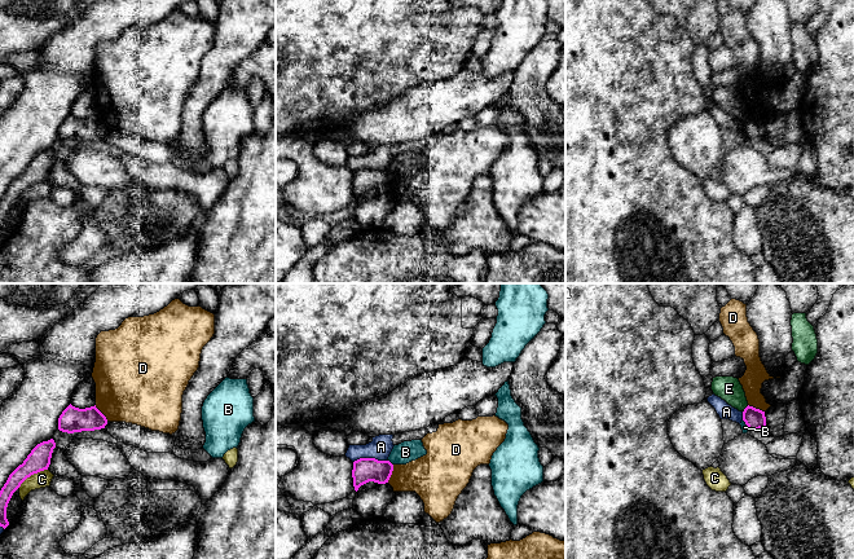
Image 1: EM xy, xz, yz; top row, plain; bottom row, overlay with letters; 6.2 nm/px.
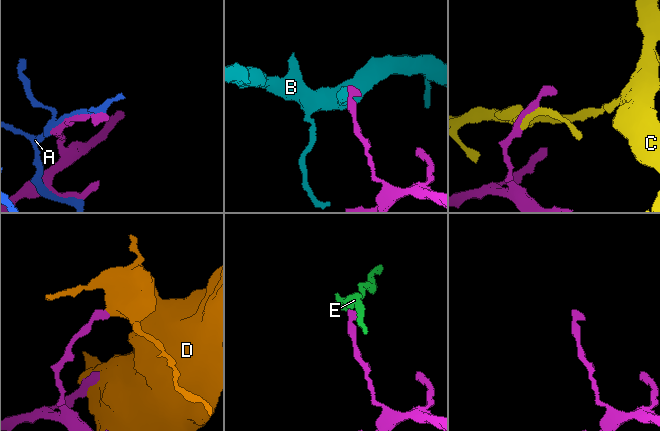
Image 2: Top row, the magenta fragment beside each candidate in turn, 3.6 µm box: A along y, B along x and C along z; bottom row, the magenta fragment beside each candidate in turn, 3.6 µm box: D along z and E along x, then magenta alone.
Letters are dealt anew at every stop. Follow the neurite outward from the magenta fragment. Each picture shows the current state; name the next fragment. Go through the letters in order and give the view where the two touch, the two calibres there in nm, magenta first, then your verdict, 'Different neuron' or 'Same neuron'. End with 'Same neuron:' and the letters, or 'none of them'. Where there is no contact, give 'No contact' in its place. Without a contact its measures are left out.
A: Touches magenta in xz. Thickness 150 nm (magenta) against 140 nm. Different neuron
B: Touches magenta in xz. Thickness 150 nm (magenta) against 130 nm. Different neuron
C: Touches magenta in xy. Thickness 140 nm (magenta) against 100 nm. Different neuron
D: Touches magenta in xz. Thickness 150 nm (magenta) against 280 nm. Different neuron
E: Touches magenta in yz. Thickness 130 nm (magenta) against 160 nm. Different neuron
Same neuron: none of them

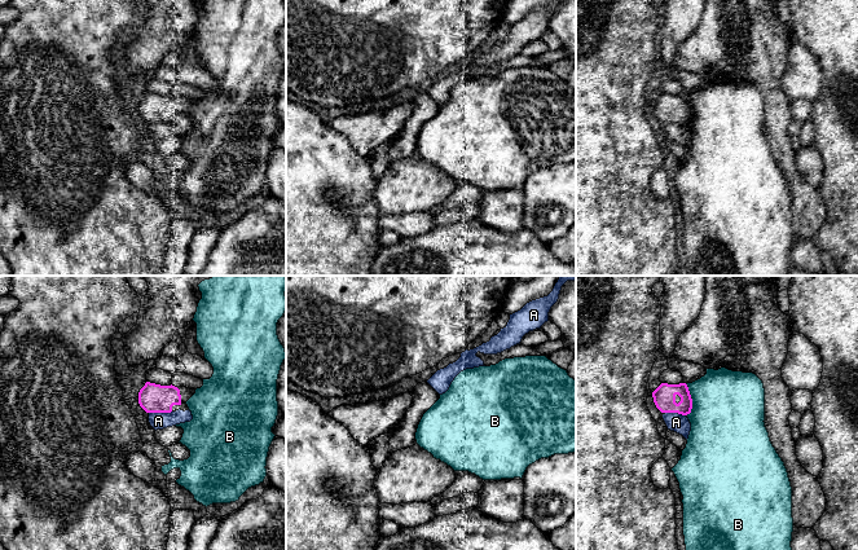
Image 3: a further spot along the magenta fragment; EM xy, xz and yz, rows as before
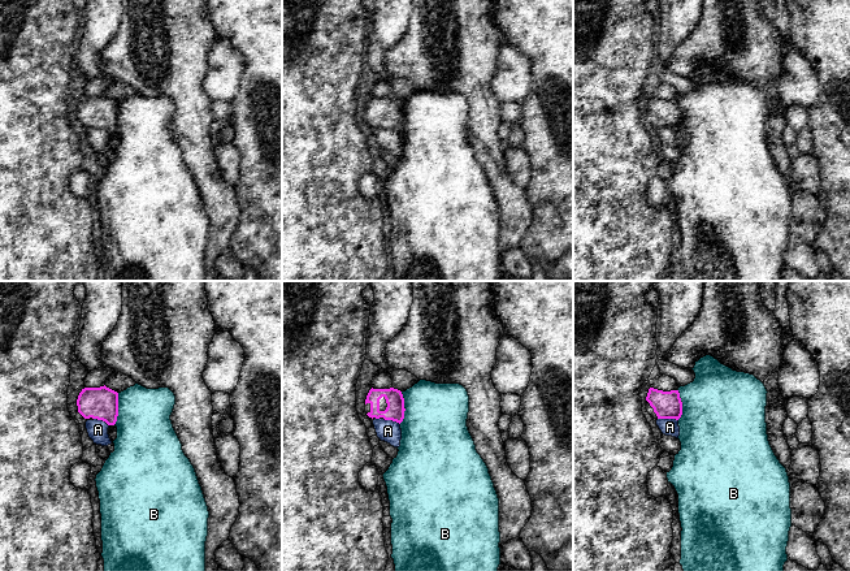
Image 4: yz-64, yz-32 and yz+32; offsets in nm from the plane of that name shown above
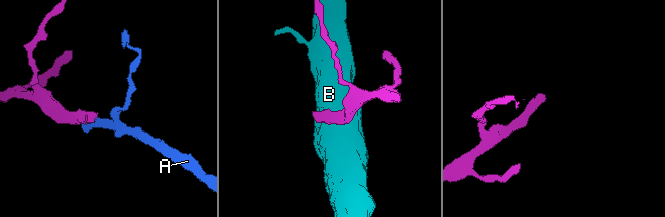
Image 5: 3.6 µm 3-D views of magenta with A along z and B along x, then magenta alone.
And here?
A: Touches magenta in xy. Thickness 180 nm (magenta) against 110 nm. Same neuron
B: Touches magenta in yz. Thickness 140 nm (magenta) against 460 nm. Different neuron
Same neuron: A

